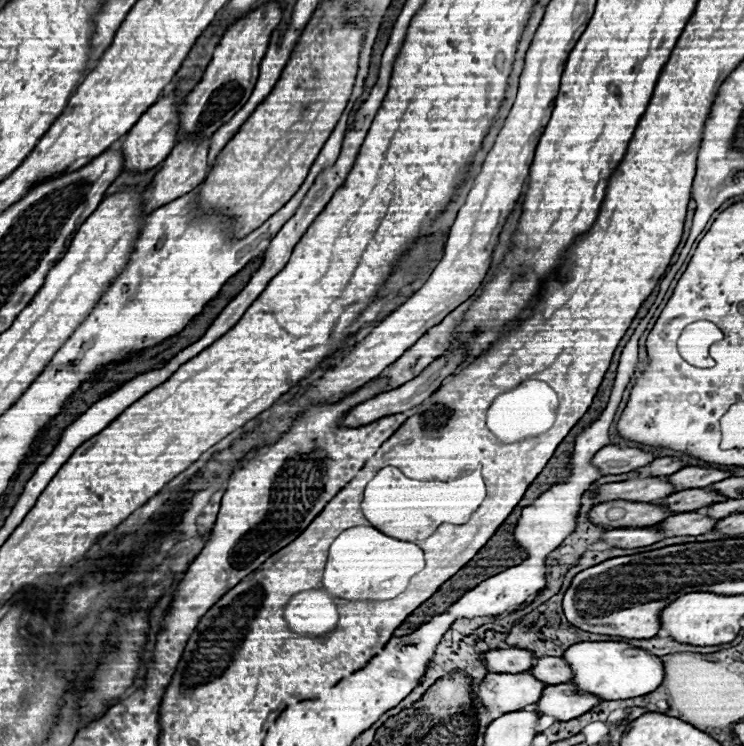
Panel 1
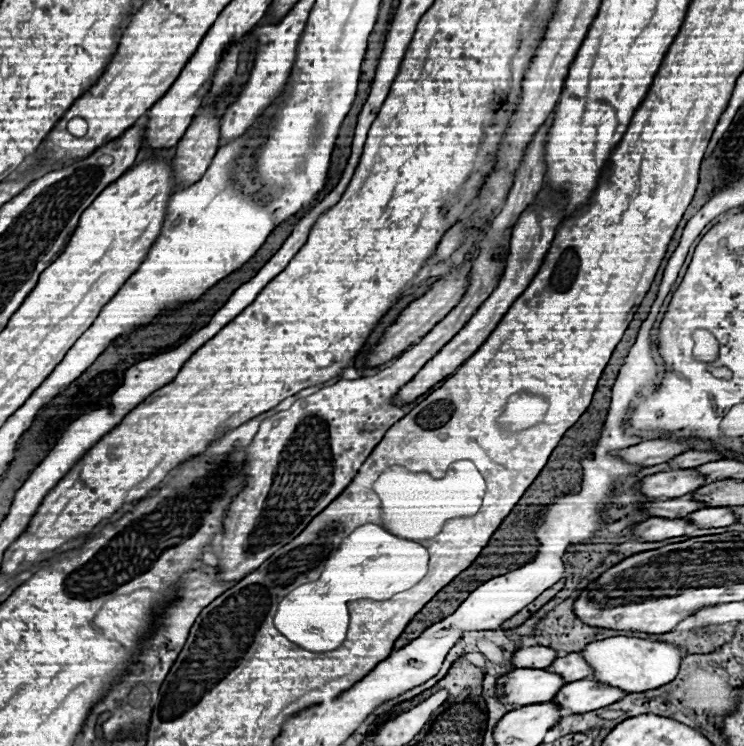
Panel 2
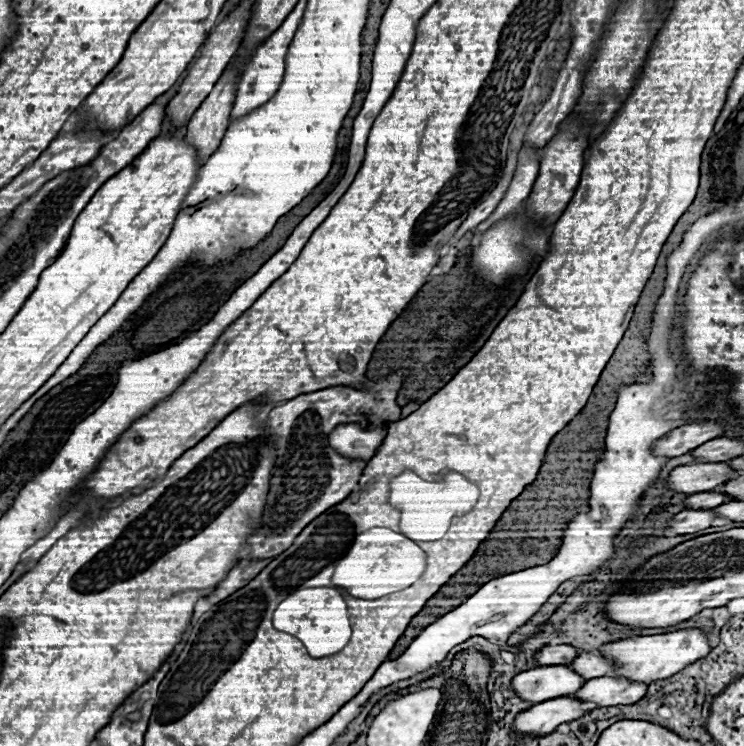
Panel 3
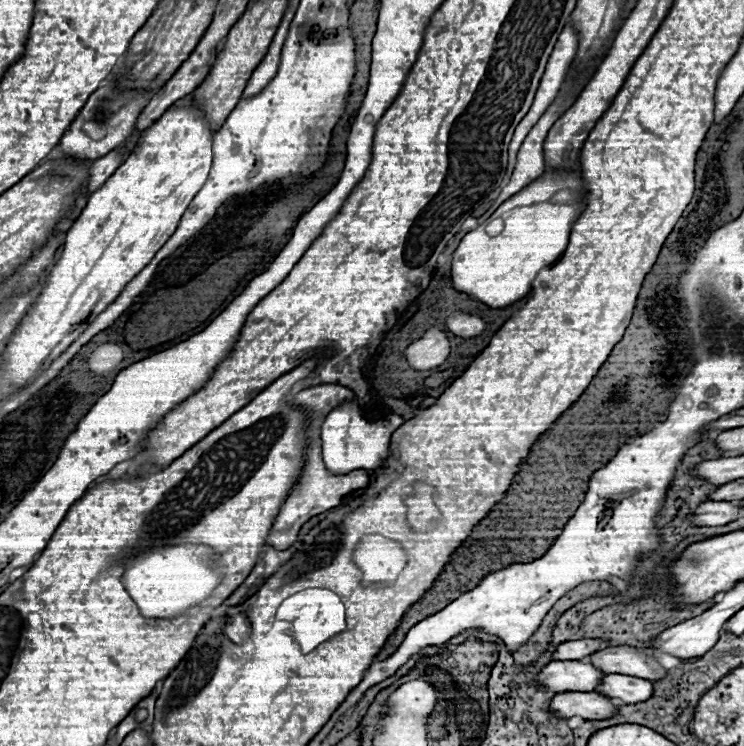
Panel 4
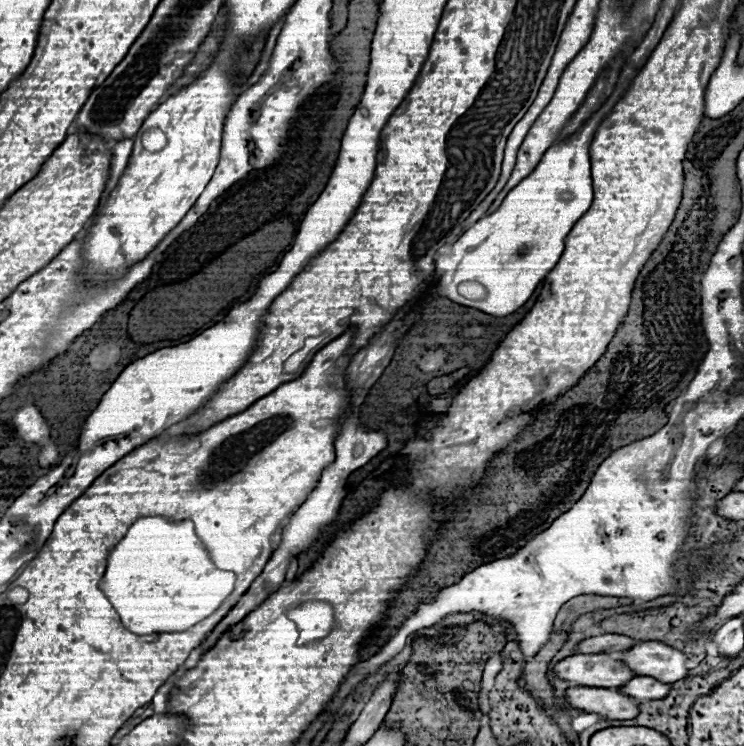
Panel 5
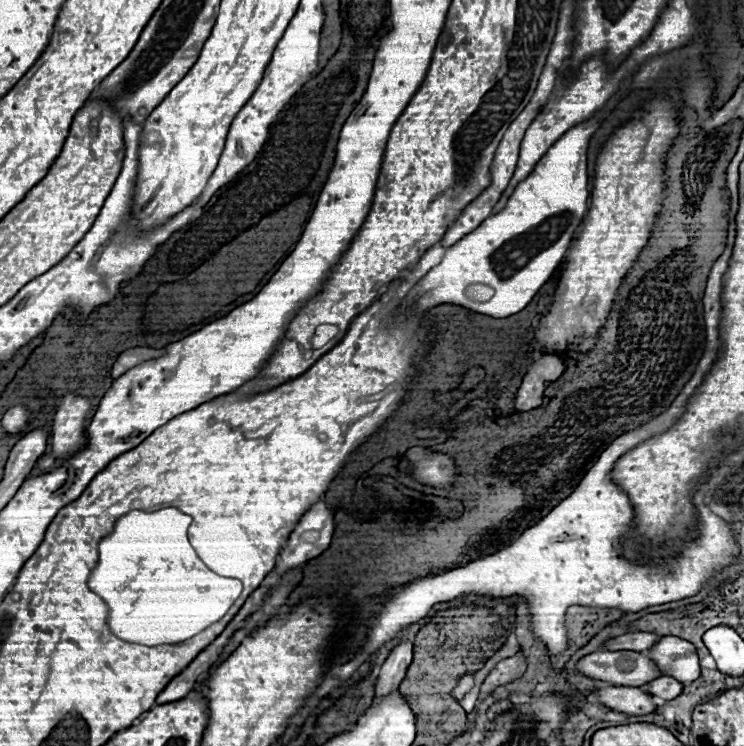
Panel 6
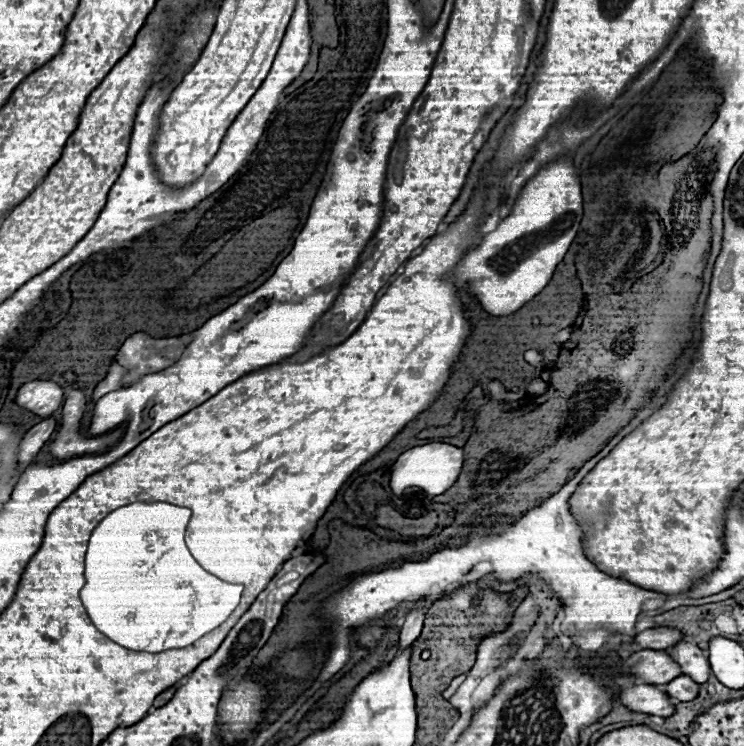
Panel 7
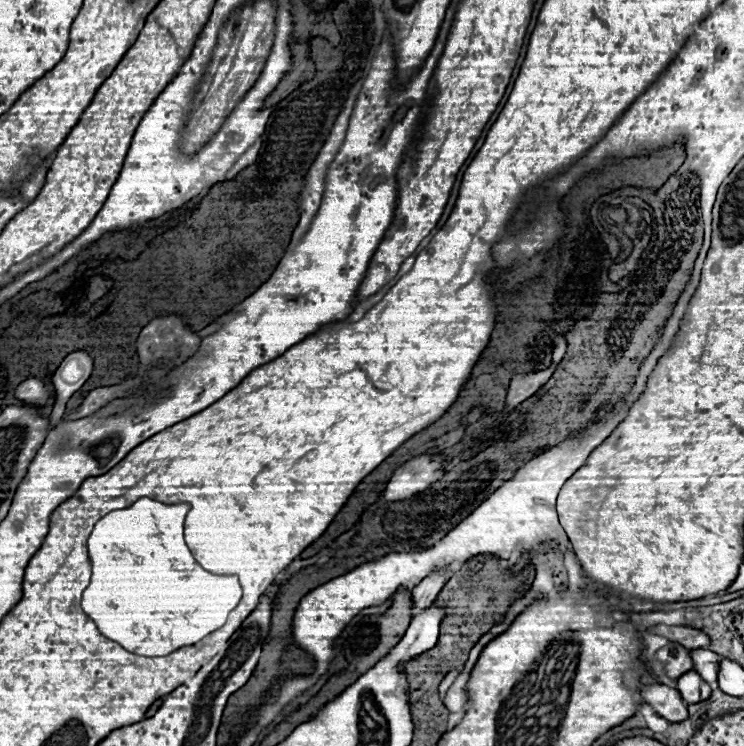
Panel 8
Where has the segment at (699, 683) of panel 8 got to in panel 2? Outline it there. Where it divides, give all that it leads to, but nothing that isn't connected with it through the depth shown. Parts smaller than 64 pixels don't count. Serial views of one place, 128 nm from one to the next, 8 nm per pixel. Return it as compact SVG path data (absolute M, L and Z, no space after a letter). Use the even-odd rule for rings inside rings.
M576 680L568 682L568 686L564 686L552 702L556 702L564 712L570 710L572 714L584 714L588 710L610 706L624 696L626 692L614 686L606 686L596 680Z

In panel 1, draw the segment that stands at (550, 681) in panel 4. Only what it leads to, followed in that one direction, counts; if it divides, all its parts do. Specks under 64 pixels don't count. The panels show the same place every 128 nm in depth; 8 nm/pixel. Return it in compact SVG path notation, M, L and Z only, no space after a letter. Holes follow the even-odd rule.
M530 672L488 674L480 684L478 698L492 714L504 714L536 704L546 686Z

